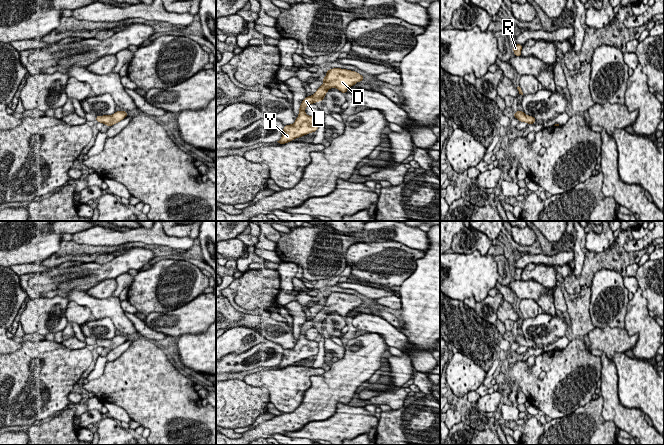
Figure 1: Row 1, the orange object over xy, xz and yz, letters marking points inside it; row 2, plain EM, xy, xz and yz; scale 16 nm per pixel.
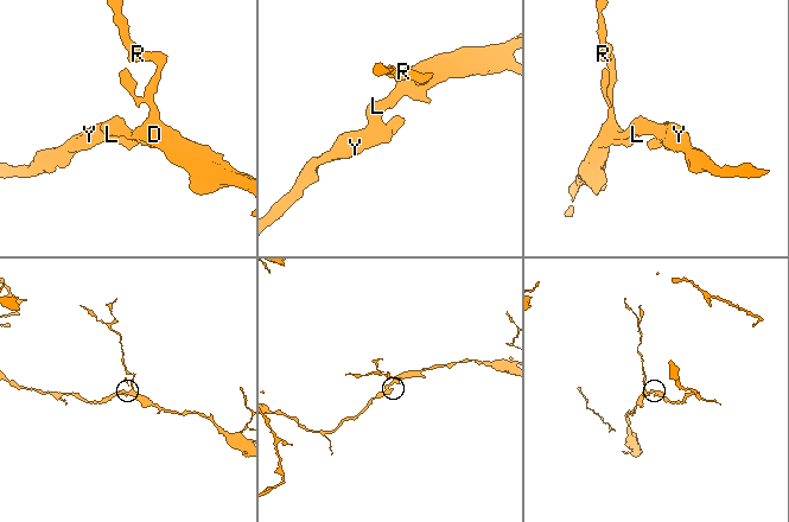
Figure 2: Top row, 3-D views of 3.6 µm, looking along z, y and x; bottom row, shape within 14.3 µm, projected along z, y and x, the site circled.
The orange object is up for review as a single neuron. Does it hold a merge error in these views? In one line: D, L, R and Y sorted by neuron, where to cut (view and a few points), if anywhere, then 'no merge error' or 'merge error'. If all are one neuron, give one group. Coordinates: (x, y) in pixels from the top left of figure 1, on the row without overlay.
D L R Y | no cut | no merge error

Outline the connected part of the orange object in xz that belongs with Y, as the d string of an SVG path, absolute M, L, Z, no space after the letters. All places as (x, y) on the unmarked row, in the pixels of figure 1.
M341 292L327 294L326 300L322 303L323 308L317 315L307 320L300 328L299 338L295 346L290 349L284 349L282 361L277 365L280 369L293 365L295 362L302 361L309 357L317 355L319 352L319 342L308 340L305 333L309 328L323 325L326 317L331 312L336 312L346 318L347 314L357 306L363 305L364 301L356 295Z

